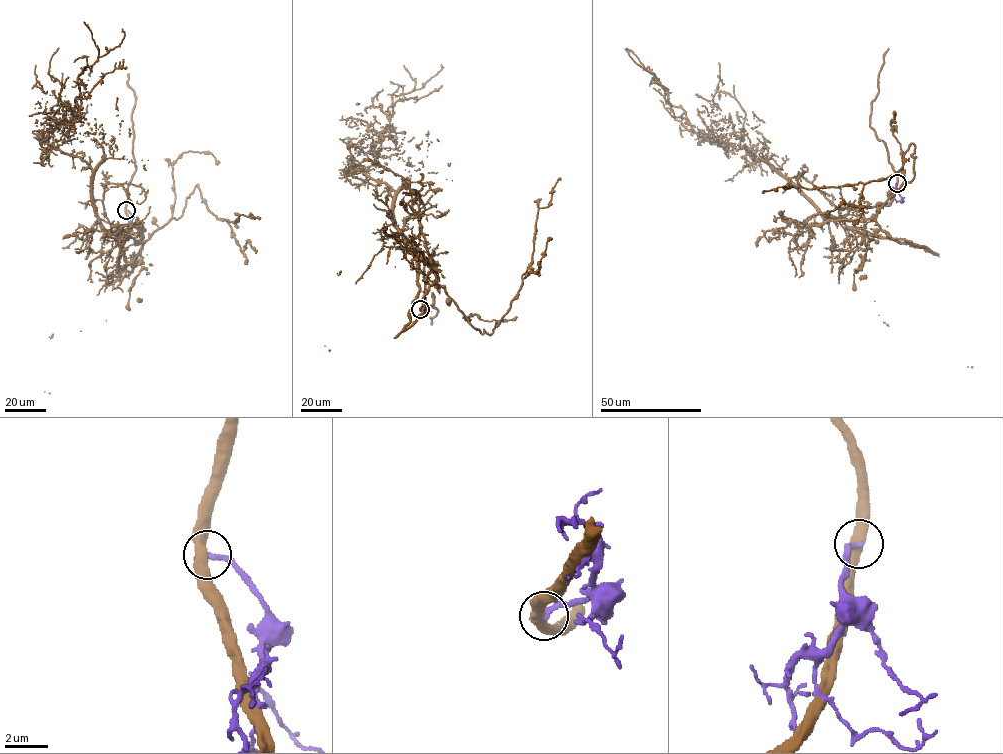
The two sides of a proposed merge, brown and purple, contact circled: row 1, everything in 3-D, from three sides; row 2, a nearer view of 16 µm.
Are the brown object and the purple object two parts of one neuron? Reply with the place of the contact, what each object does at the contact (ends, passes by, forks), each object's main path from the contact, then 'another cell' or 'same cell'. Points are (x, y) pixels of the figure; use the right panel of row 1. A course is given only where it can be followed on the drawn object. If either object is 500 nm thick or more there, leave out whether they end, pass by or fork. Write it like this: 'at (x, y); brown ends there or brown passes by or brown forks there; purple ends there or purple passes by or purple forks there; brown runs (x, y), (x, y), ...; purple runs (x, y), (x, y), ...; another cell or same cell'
at (897, 183); brown runs (897, 183), (888, 204), (805, 223), (874, 219), (914, 176), (911, 143), (902, 168), (878, 180), (762, 192); purple runs (897, 183), (890, 196), (890, 204), (883, 208); another cell

